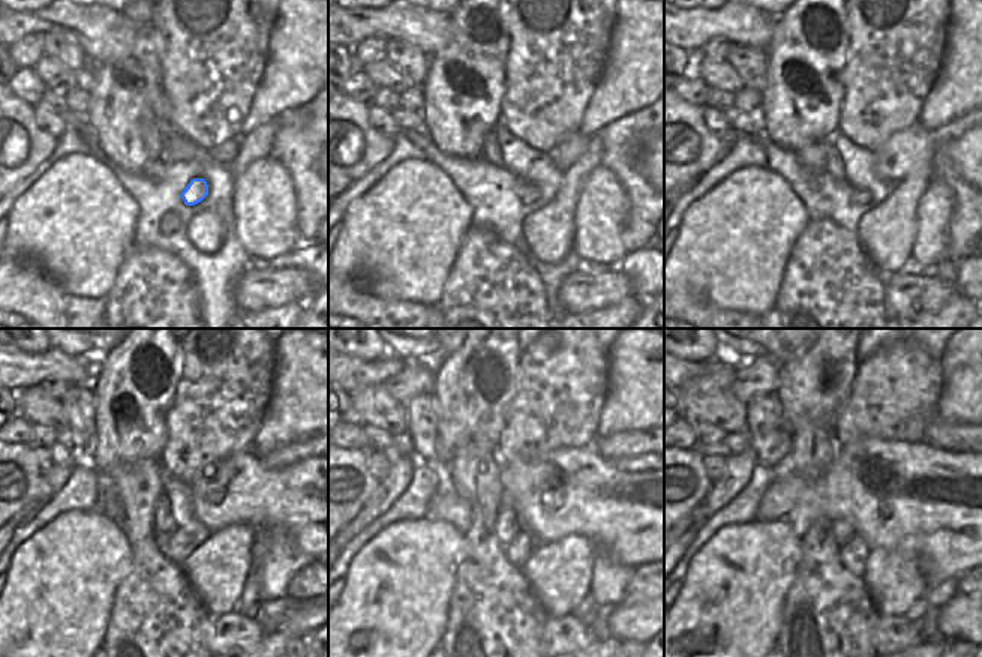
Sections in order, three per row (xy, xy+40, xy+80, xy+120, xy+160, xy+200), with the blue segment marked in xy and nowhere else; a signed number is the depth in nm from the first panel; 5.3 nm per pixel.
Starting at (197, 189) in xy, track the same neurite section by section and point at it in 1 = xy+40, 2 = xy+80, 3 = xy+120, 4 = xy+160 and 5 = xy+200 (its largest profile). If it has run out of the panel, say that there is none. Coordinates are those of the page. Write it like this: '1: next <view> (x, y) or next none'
1: next xy+40 (529, 192)
2: next xy+80 (861, 197)
3: next xy+120 (185, 539)
4: next xy+160 (523, 543)
5: next xy+200 (853, 557)

